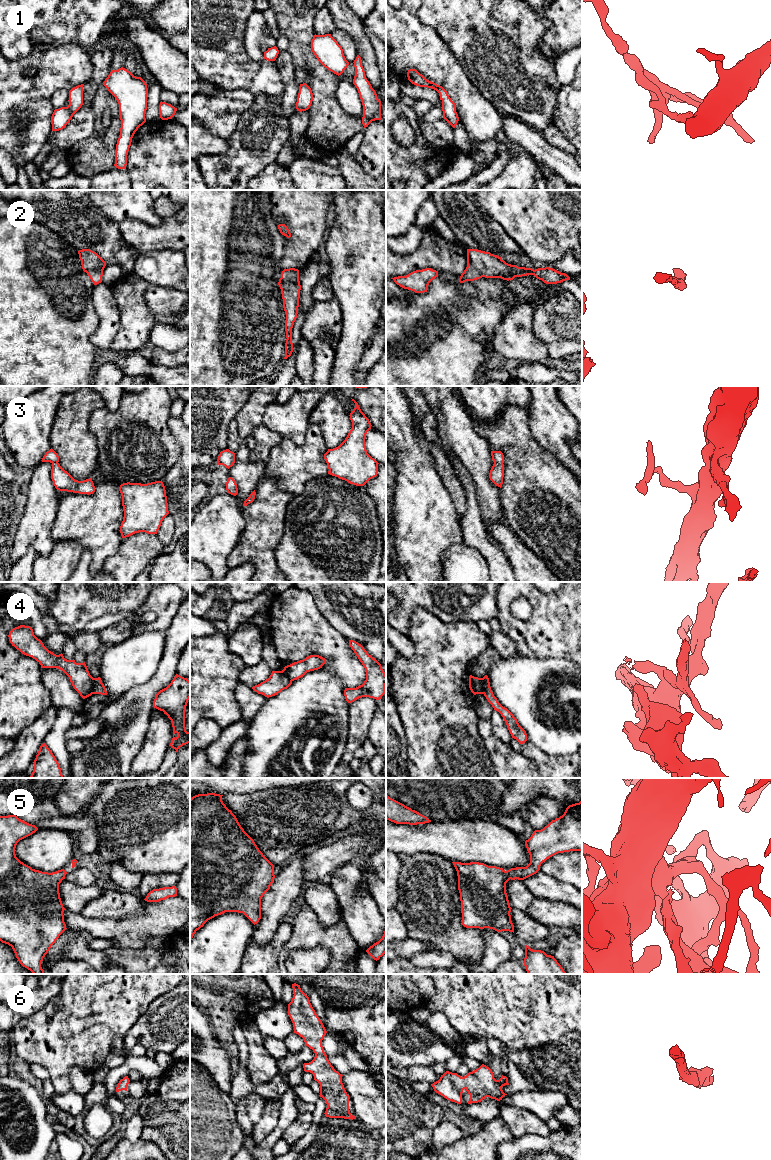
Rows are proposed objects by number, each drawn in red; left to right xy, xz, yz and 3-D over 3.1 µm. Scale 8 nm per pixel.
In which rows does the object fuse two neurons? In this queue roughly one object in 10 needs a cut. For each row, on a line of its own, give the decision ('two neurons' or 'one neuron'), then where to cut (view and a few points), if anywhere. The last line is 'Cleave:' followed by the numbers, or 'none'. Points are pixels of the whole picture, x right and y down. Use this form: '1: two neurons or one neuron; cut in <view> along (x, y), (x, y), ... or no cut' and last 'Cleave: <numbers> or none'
1: one neuron; no cut
2: one neuron; no cut
3: one neuron; no cut
4: two neurons; cut in xy along (94, 678), (92, 693)
5: one neuron; no cut
6: one neuron; no cut
Cleave: 4

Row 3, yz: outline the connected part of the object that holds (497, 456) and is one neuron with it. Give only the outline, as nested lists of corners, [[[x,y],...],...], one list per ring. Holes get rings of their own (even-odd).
[[[491,451],[492,460],[494,462],[490,473],[490,480],[498,487],[501,488],[504,477],[504,456],[501,451]]]

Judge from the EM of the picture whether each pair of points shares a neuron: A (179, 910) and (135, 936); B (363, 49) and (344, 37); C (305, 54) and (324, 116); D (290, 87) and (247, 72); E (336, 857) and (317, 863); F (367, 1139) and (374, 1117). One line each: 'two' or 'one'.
A: one
B: two
C: one
D: two
E: one
F: two

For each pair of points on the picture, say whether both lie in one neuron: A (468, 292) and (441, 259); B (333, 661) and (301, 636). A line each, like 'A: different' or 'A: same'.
A: different
B: same

